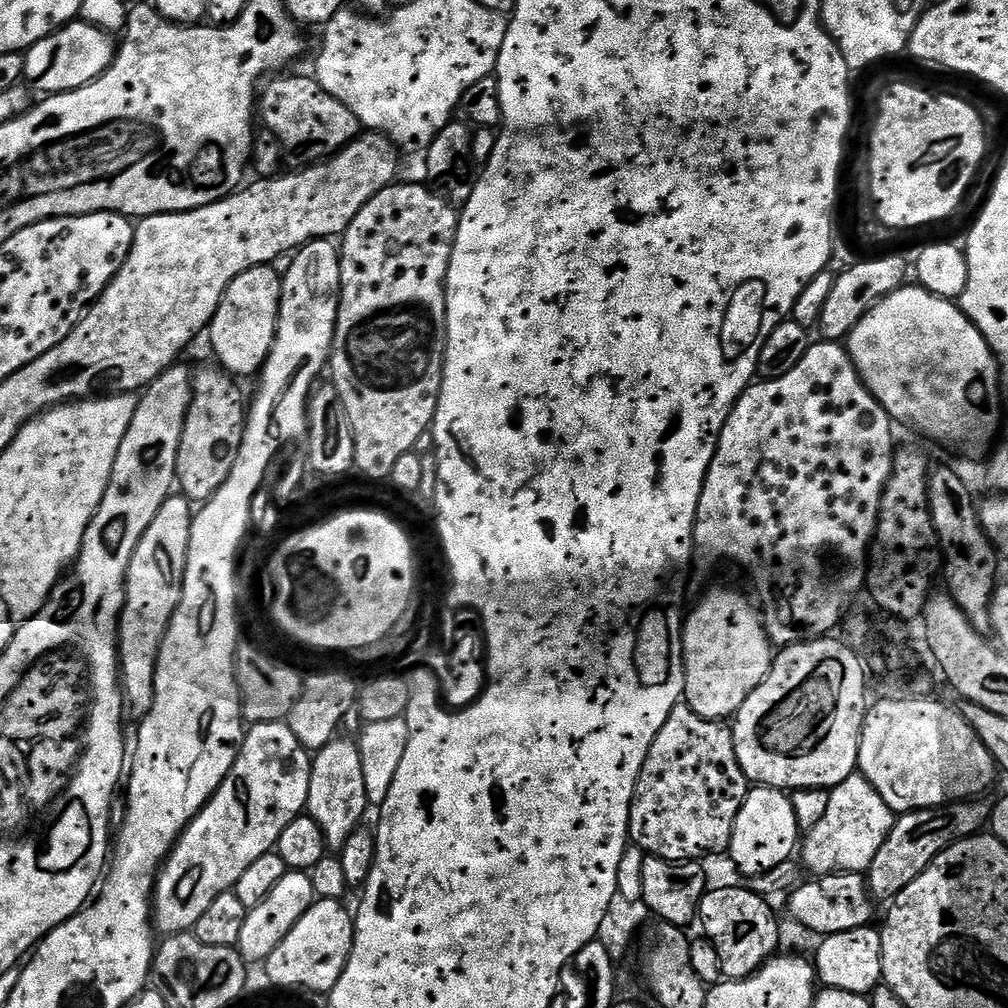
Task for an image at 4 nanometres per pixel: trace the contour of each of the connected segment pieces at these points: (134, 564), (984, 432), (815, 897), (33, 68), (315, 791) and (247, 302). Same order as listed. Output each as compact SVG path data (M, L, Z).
M173 494L168 497L166 502L162 502L162 510L158 510L158 514L154 518L154 522L150 522L150 526L146 526L146 534L142 534L142 538L138 542L138 546L134 550L134 558L130 558L130 570L126 578L126 598L124 599L124 608L120 612L120 635L118 637L118 647L120 649L120 682L124 689L124 703L127 711L136 715L136 718L143 718L150 710L150 706L154 702L154 694L156 693L156 663L160 654L160 647L164 642L166 634L174 610L178 610L180 599L184 593L184 579L186 578L186 562L188 561L188 547L190 546L190 526L192 525L192 517L194 508L188 505L188 500L179 494Z
M901 286L891 295L884 296L848 336L846 347L854 366L858 370L860 380L870 390L870 394L874 394L876 401L886 409L897 425L905 424L908 428L916 427L922 435L929 436L930 439L937 440L938 443L945 444L946 447L953 448L954 451L961 452L964 456L986 455L985 457L987 457L993 451L994 443L992 444L992 439L995 438L996 431L1000 428L999 404L1002 381L1000 379L1000 365L996 363L996 355L990 350L986 338L982 338L980 331L972 325L967 316L960 311L953 301L944 300L919 286L908 287Z
M841 872L809 879L801 883L789 896L792 897L788 900L788 908L792 911L793 918L802 927L817 932L817 937L820 938L846 930L866 928L873 923L874 897L868 891L867 879L859 872Z
M73 22L42 38L24 56L24 80L37 93L72 92L75 88L94 82L112 65L114 40L109 33L83 22Z
M337 738L315 753L308 774L307 815L312 817L324 835L329 849L340 850L352 832L365 823L364 815L370 811L366 798L366 778L362 778L362 758L355 739Z
M263 264L246 270L230 282L206 336L212 339L219 367L233 377L255 377L268 361L276 342L276 323L280 317L280 289L282 276L275 267Z

